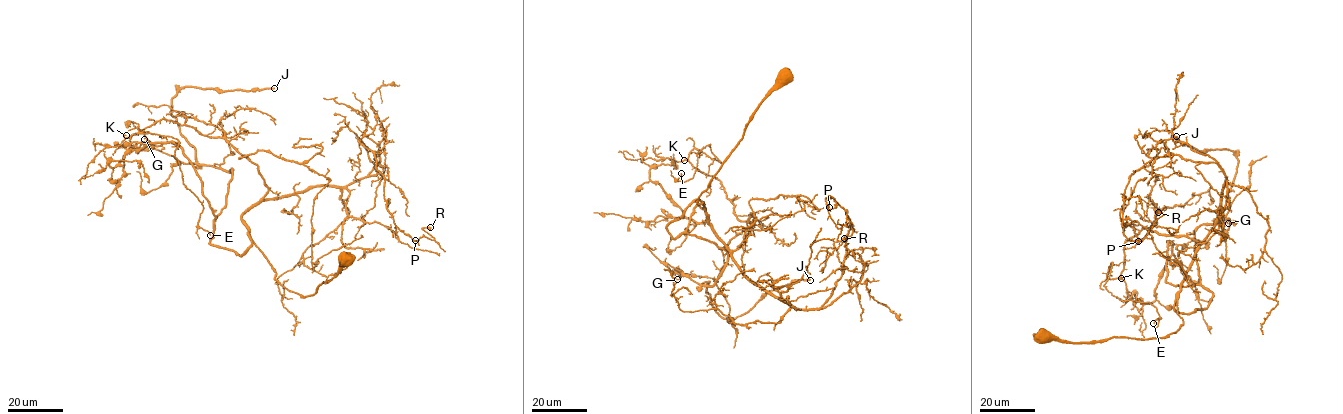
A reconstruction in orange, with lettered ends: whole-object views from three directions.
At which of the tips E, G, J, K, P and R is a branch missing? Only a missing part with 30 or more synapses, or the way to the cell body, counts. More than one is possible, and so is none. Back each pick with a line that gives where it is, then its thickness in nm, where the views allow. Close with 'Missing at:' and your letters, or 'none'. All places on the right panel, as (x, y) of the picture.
J: at (1176, 136); 320 nm thick
K: at (1121, 278); 120 nm thick
Missing at: J, K

